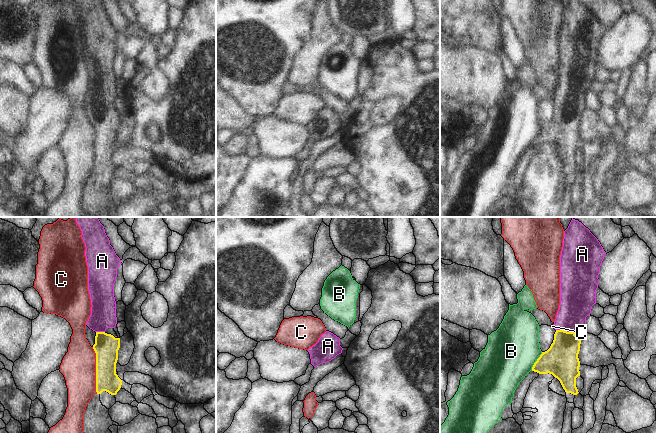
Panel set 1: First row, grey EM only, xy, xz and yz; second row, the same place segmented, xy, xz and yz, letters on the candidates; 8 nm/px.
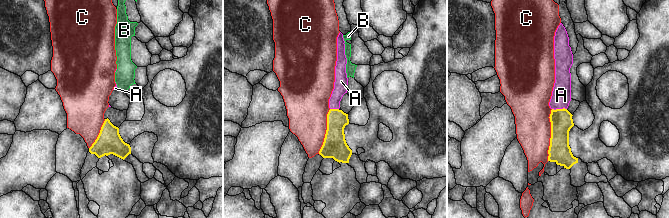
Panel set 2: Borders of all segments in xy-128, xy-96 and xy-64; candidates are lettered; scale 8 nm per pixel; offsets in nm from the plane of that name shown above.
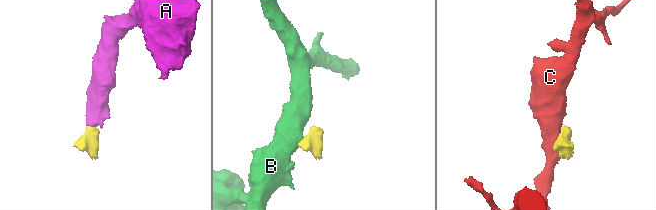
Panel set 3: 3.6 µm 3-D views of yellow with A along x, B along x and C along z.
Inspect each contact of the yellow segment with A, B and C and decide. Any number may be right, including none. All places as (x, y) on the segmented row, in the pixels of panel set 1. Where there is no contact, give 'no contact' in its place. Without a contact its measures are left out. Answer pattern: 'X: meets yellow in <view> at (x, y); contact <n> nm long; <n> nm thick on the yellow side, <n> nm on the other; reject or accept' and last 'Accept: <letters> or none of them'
A: meets yellow in yz at (565, 331); contact 150 nm long; 280 nm thick on the yellow side, 260 nm on the other; accept
B: meets yellow in yz at (536, 361); contact 180 nm long; 280 nm thick on the yellow side, 420 nm on the other; reject
C: meets yellow in xy at (96, 370); contact 380 nm long; 200 nm thick on the yellow side, 280 nm on the other; reject
Accept: A

